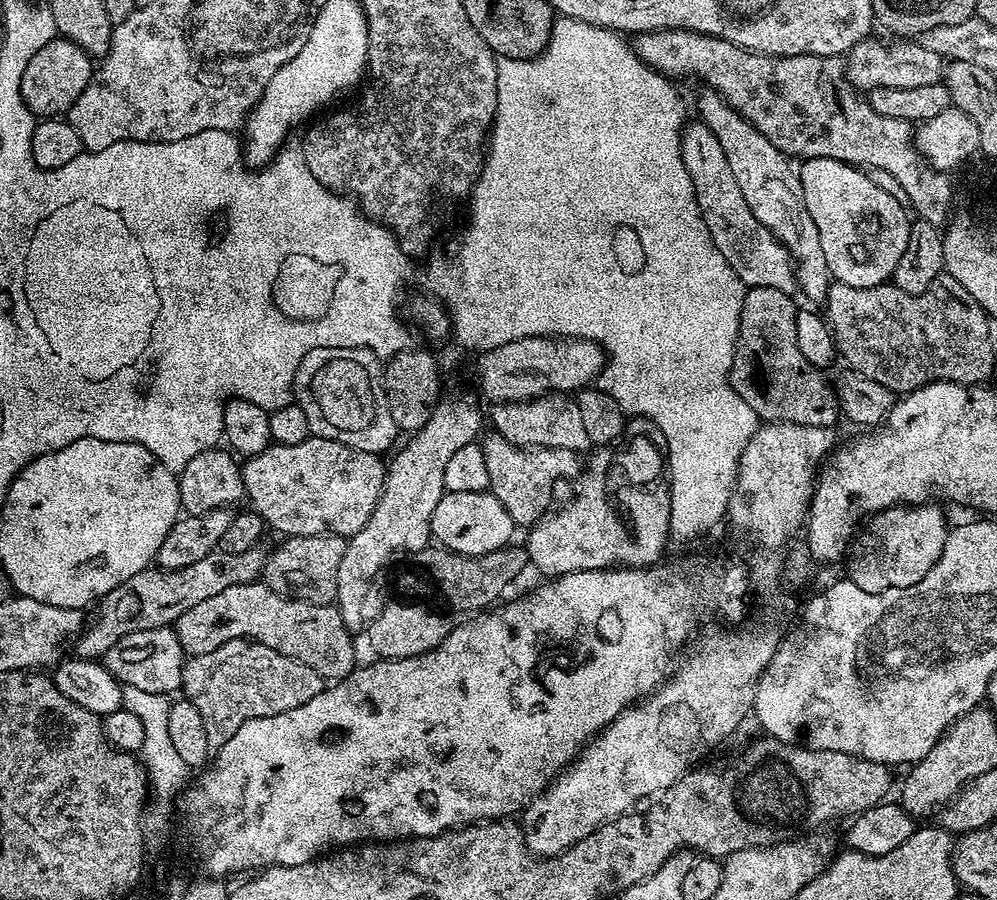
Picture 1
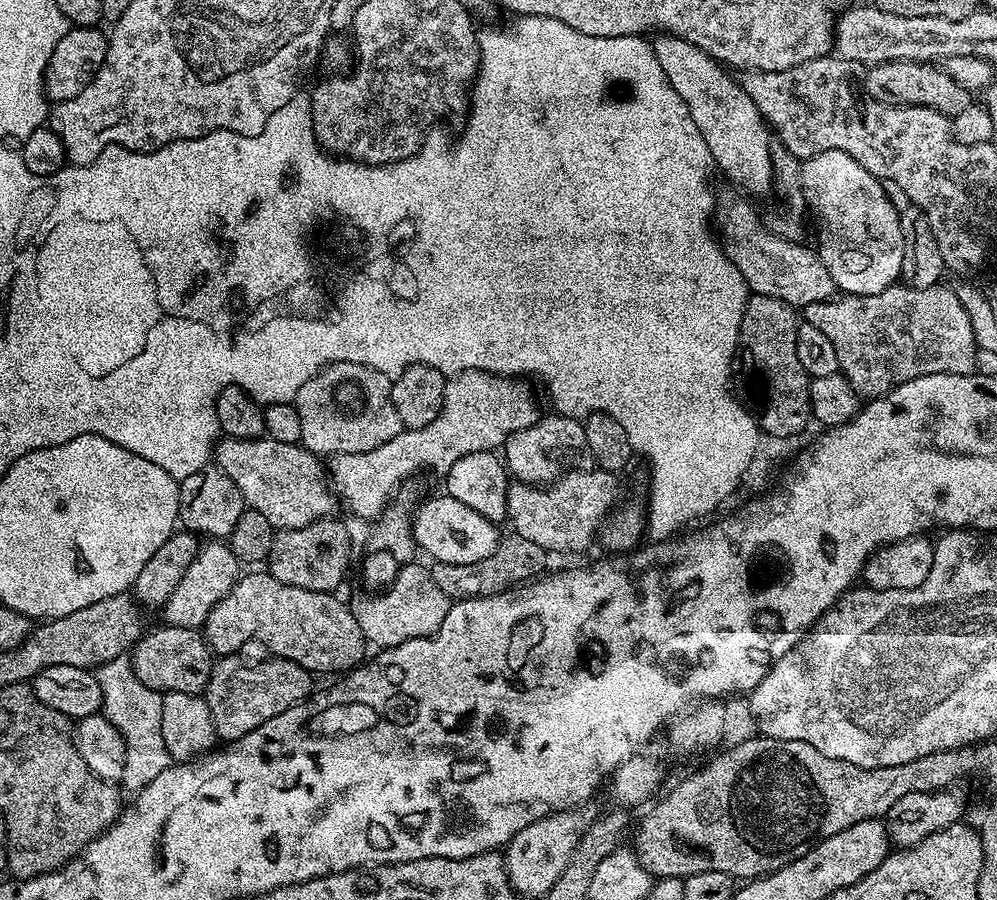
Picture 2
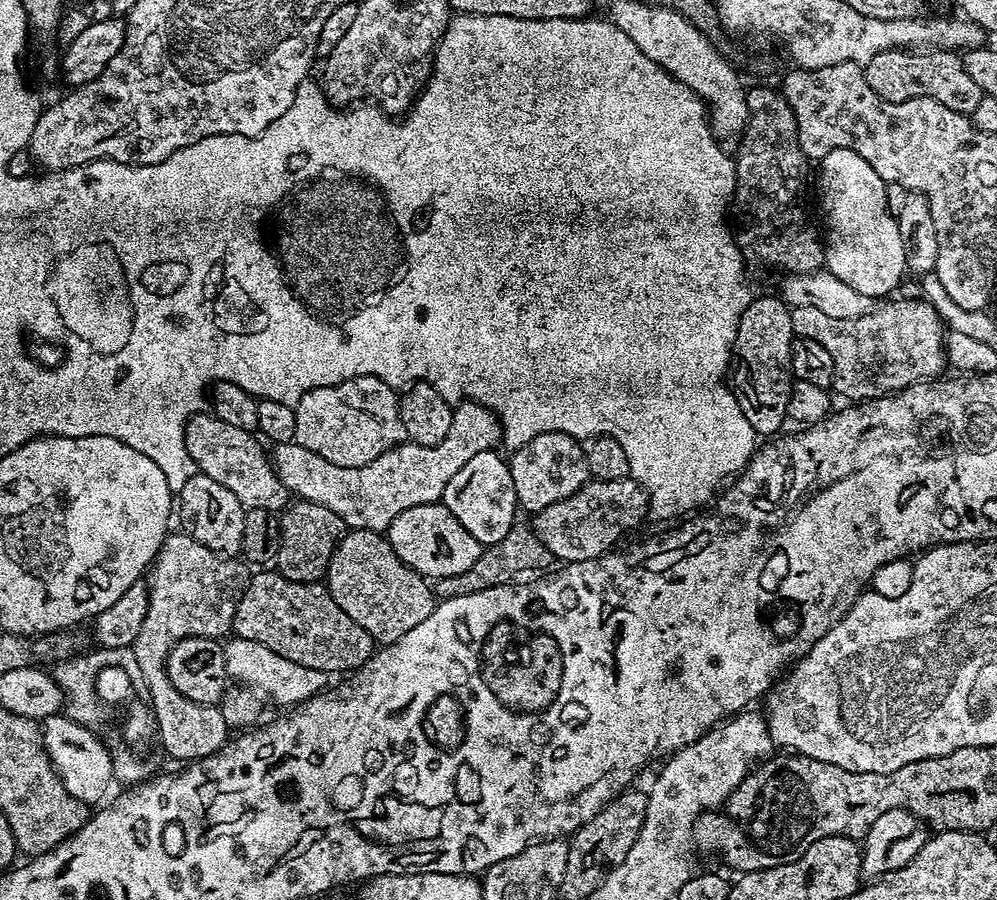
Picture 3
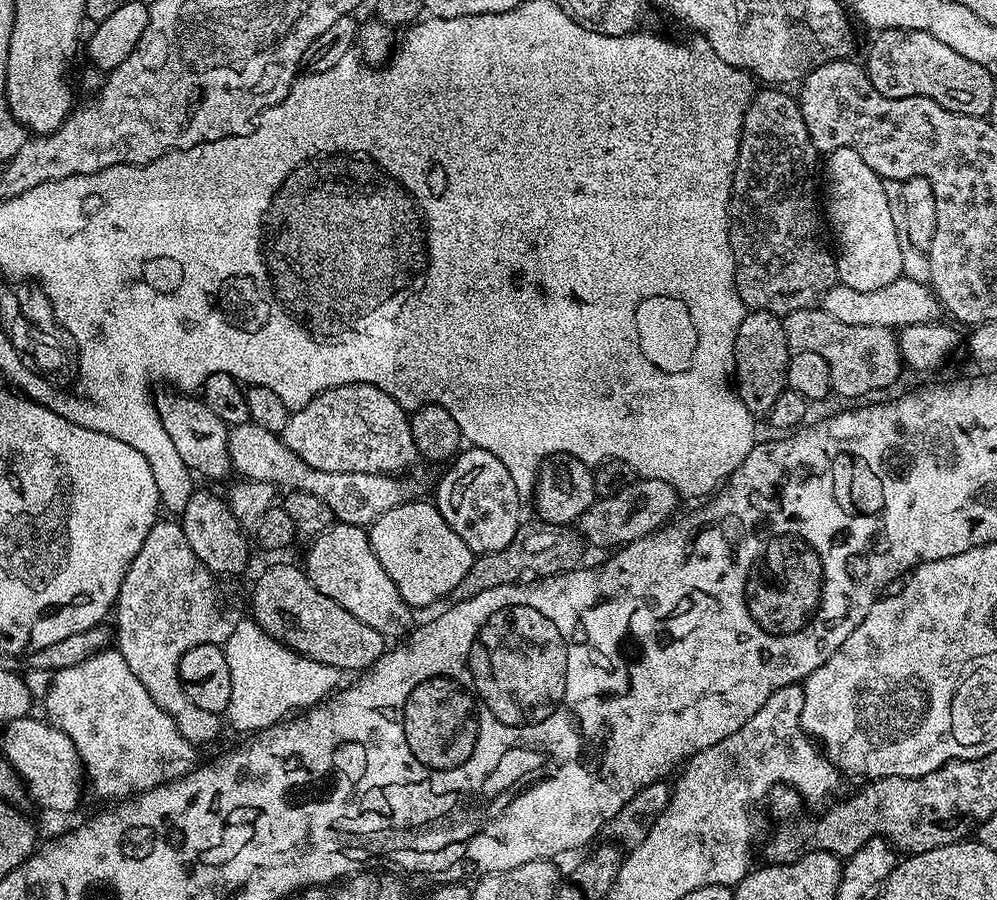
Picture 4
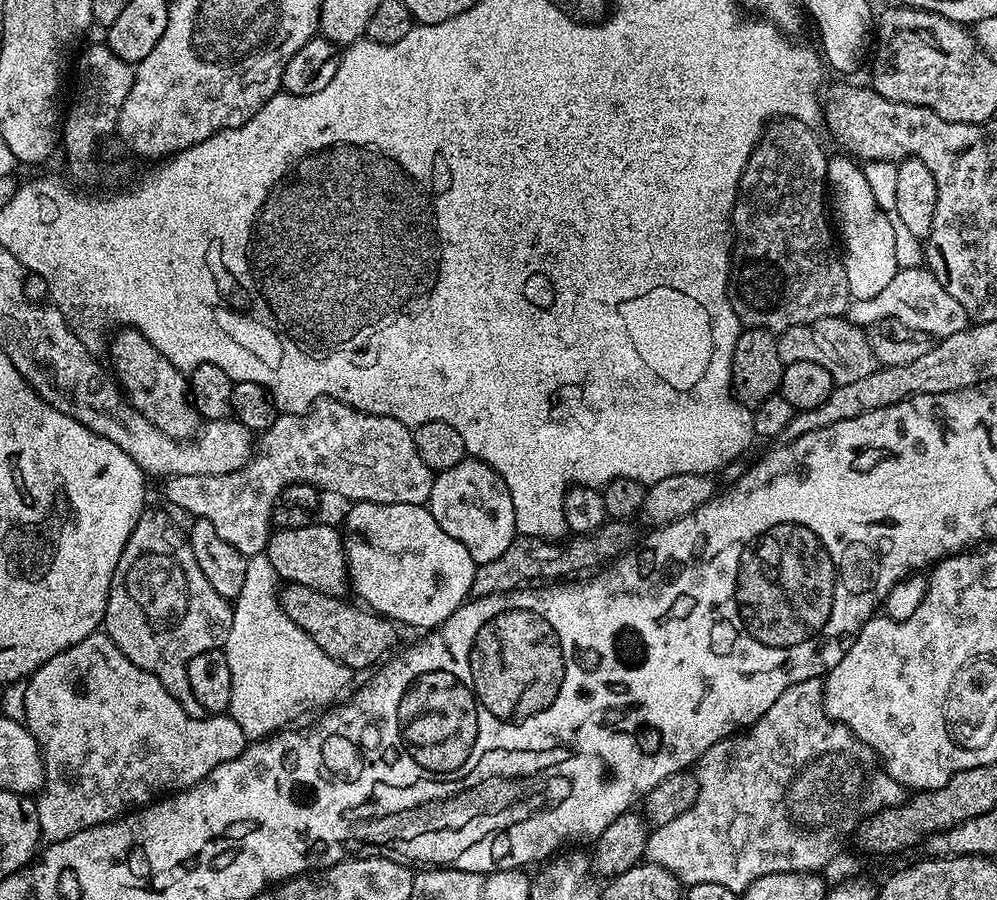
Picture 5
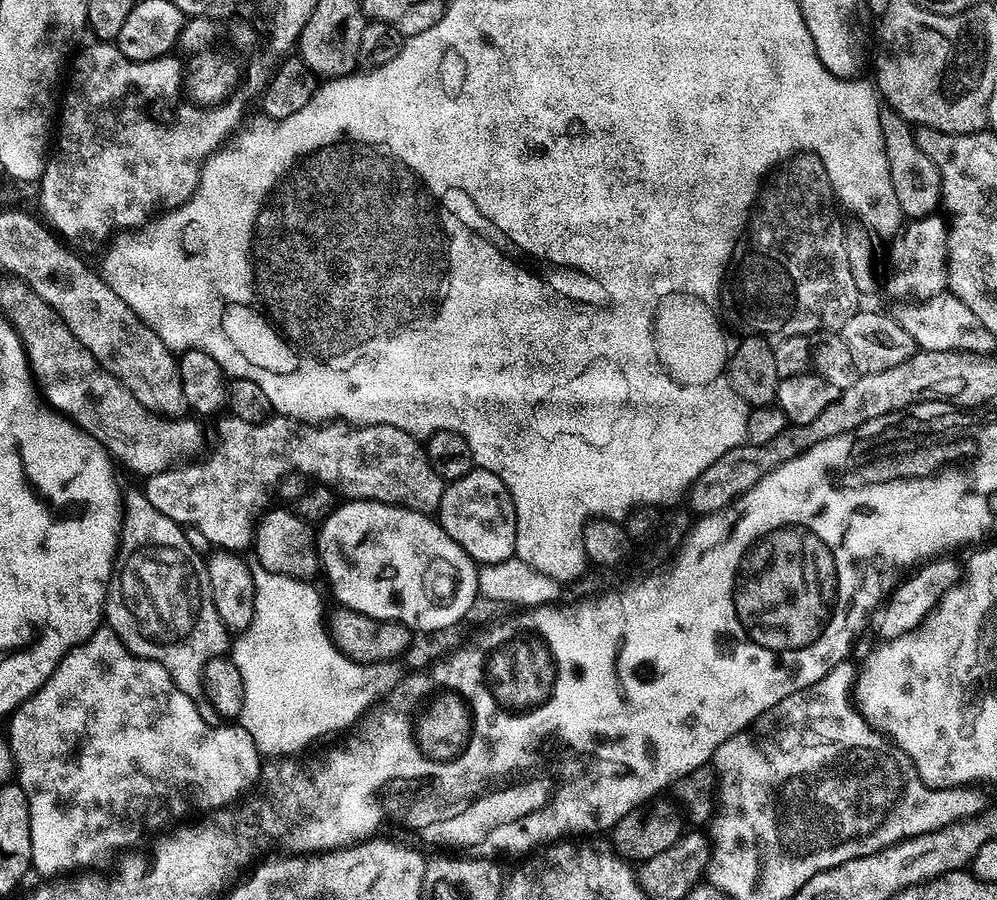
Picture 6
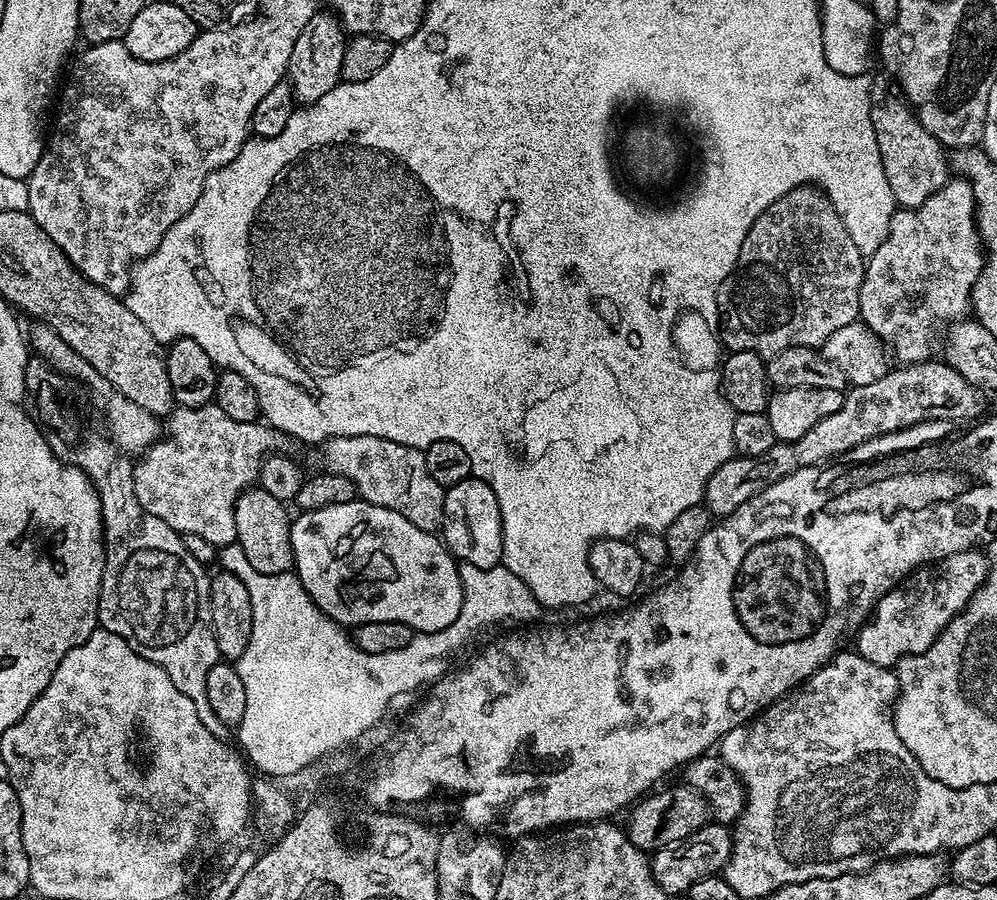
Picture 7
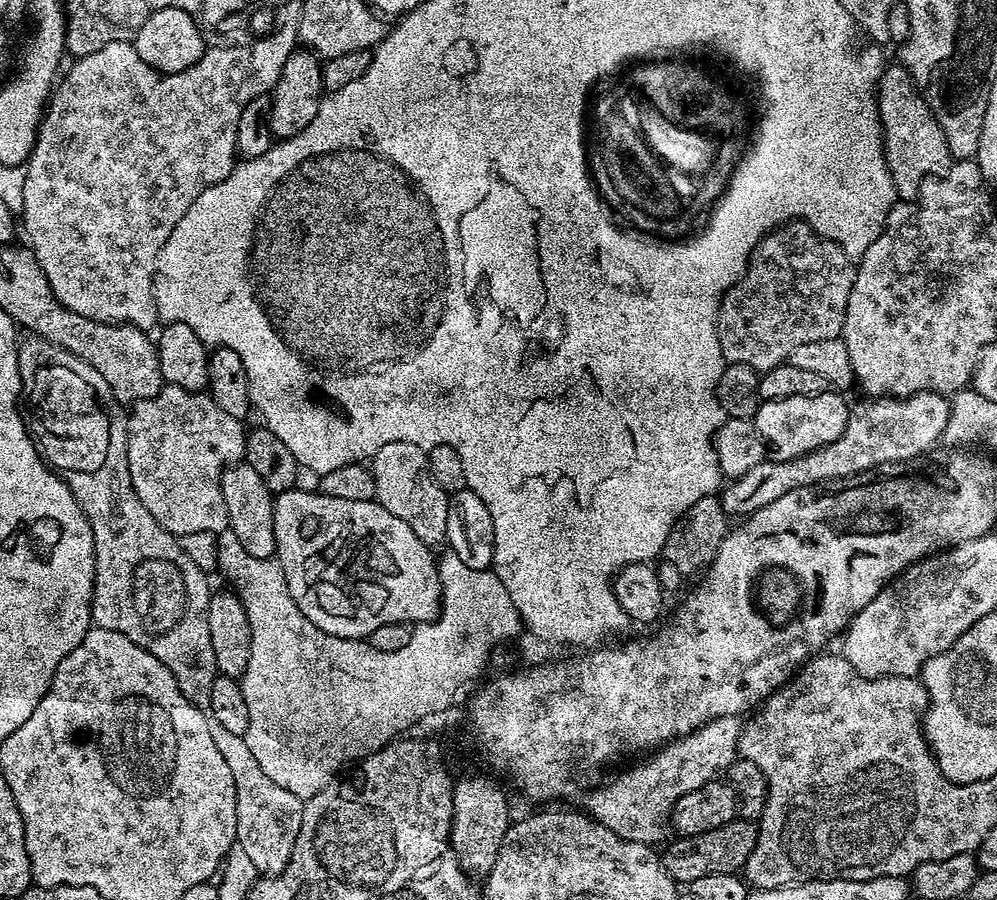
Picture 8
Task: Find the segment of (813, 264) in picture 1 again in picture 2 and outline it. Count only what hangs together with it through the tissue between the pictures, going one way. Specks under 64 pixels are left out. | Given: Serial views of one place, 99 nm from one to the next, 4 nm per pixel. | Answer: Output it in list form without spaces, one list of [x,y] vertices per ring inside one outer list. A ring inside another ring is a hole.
[[[657,35],[651,41],[651,46],[658,58],[658,66],[662,66],[662,74],[666,74],[670,86],[674,86],[674,90],[678,90],[678,98],[682,98],[682,102],[686,102],[686,106],[690,110],[690,118],[694,118],[694,126],[698,126],[698,134],[702,134],[702,138],[710,150],[713,165],[719,171],[721,168],[737,184],[733,185],[741,193],[752,198],[769,195],[772,192],[770,129],[767,122],[762,118],[758,106],[754,106],[754,98],[750,98],[750,94],[746,94],[746,90],[741,86],[739,79],[734,76],[732,78],[730,76],[732,74],[710,54],[698,50],[698,46],[694,46],[677,36]]]

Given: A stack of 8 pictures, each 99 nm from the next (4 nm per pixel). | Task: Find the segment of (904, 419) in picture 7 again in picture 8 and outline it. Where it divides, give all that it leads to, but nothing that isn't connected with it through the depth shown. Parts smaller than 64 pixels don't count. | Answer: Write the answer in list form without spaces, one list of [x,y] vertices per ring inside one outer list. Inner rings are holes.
[[[915,392],[913,396],[882,396],[879,398],[861,399],[861,404],[853,403],[848,413],[846,430],[834,442],[824,448],[808,452],[793,460],[773,460],[765,458],[754,470],[746,470],[746,474],[729,479],[719,493],[720,504],[724,513],[730,518],[747,518],[753,512],[762,510],[762,506],[770,506],[774,498],[782,498],[782,494],[790,494],[790,490],[811,488],[825,482],[844,482],[856,478],[859,472],[868,472],[879,464],[890,464],[894,460],[908,460],[926,451],[935,440],[939,441],[948,425],[950,404],[941,393]]]

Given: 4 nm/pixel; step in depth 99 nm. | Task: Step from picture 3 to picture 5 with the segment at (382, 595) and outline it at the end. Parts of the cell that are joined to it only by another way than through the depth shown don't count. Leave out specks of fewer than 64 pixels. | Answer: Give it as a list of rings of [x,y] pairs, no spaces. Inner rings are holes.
[[[310,522],[298,530],[276,528],[269,535],[266,555],[281,581],[310,586],[322,594],[343,597],[350,588],[348,559],[344,553],[344,538],[339,527]]]

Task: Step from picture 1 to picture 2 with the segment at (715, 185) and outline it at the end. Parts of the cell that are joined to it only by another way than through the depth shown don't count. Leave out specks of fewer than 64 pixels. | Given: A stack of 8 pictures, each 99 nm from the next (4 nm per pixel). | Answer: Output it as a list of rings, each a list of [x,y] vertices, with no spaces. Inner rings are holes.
[[[731,191],[724,192],[721,196],[719,193],[715,197],[714,228],[718,233],[721,248],[730,258],[730,262],[734,262],[738,274],[742,274],[742,278],[747,282],[749,289],[758,296],[778,298],[782,302],[791,304],[797,310],[803,310],[806,306],[810,306],[810,302],[833,299],[837,295],[838,289],[834,278],[830,278],[826,266],[820,261],[819,255],[813,249],[811,252],[810,249],[803,248],[803,243],[775,236],[762,219],[761,213],[759,216],[752,209],[753,201],[745,198],[739,191]]]

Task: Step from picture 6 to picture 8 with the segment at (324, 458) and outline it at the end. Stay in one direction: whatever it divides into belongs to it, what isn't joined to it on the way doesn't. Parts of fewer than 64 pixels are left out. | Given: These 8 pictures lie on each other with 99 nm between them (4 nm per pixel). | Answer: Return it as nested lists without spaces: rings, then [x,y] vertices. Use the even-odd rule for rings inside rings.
[[[165,384],[154,398],[135,401],[127,413],[128,418],[128,469],[134,494],[154,514],[154,518],[167,532],[179,537],[198,530],[217,534],[228,528],[226,502],[222,498],[220,475],[224,469],[244,460],[246,428],[238,418],[230,418],[207,391],[191,392],[182,386]],[[390,442],[390,446],[382,446],[370,457],[370,467],[374,474],[377,504],[380,504],[394,518],[402,518],[418,538],[429,546],[443,541],[446,537],[446,518],[448,517],[449,493],[430,474],[428,454],[425,449],[414,446],[410,442]]]

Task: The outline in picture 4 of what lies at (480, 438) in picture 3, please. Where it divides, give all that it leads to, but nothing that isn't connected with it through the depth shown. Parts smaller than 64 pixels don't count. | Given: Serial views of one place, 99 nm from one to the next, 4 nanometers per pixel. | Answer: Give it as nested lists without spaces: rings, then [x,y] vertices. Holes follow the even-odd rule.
[[[254,423],[246,424],[234,424],[229,427],[228,430],[228,453],[232,459],[233,469],[238,473],[241,472],[241,477],[244,477],[247,481],[255,482],[257,485],[260,484],[277,484],[278,487],[284,488],[283,490],[291,490],[293,492],[305,492],[306,494],[314,494],[317,498],[322,498],[322,502],[326,502],[326,506],[330,506],[333,517],[339,523],[342,524],[358,524],[361,526],[371,526],[372,523],[378,519],[382,514],[386,514],[386,510],[390,510],[394,506],[404,504],[406,501],[413,499],[417,495],[416,484],[412,480],[403,480],[405,477],[400,474],[362,474],[361,472],[330,472],[328,470],[314,470],[314,466],[310,466],[306,462],[302,462],[302,458],[298,458],[298,454],[294,454],[294,450],[290,450],[286,447],[283,439],[277,433],[271,432],[270,430],[262,430],[262,426],[258,426]]]

